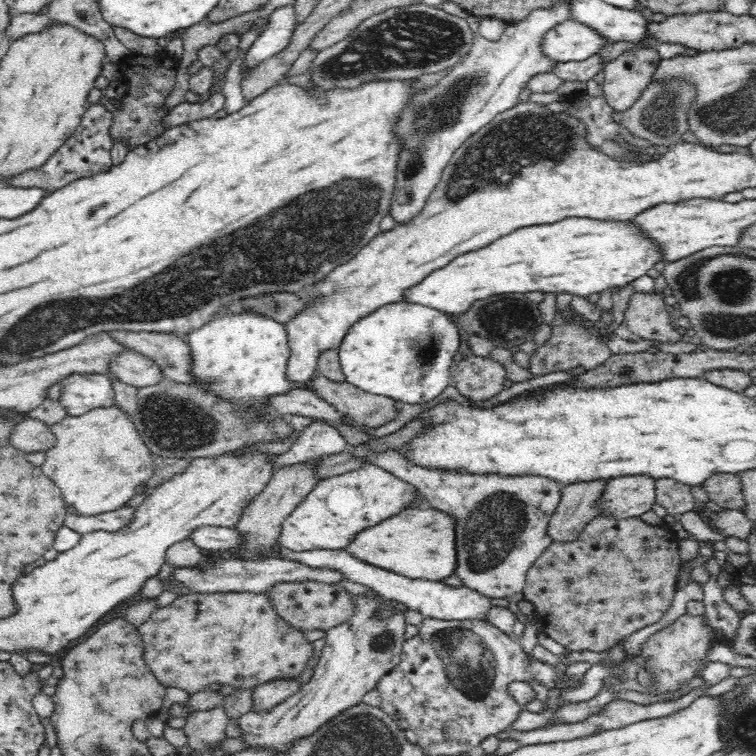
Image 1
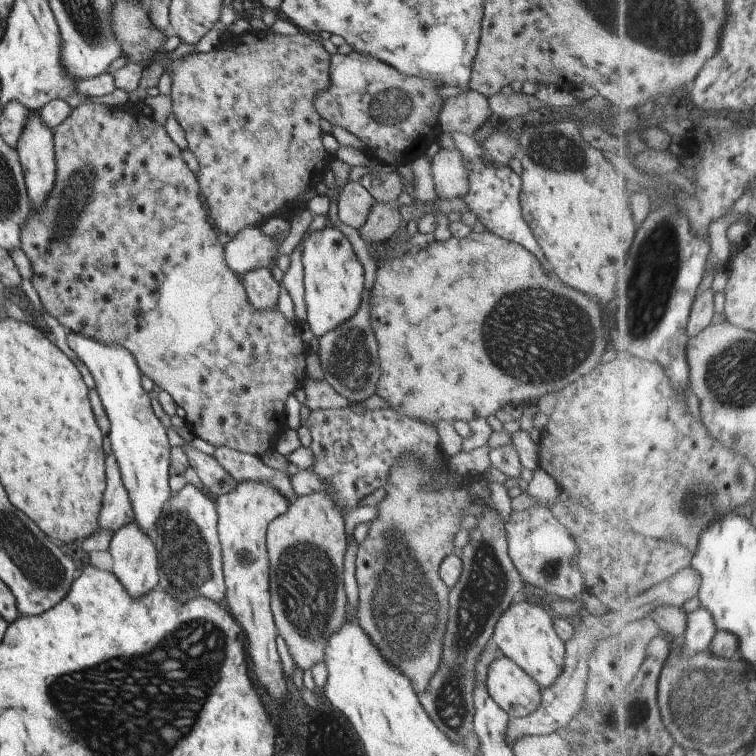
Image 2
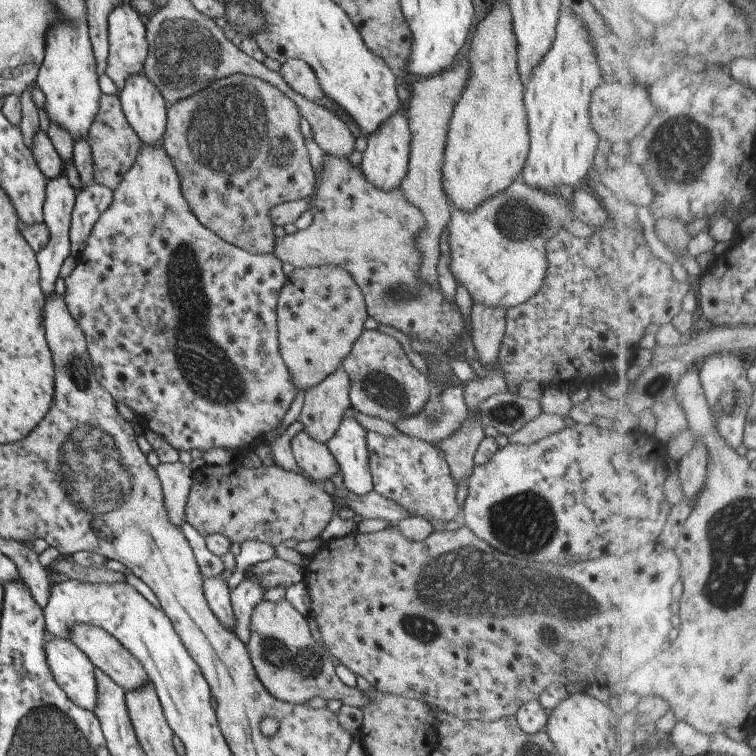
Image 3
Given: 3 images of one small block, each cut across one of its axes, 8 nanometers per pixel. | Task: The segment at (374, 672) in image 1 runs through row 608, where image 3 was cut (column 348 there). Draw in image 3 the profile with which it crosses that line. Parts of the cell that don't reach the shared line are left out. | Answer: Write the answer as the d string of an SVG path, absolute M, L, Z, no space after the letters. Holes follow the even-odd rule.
M363 329L349 354L340 364L349 381L350 407L361 414L394 423L395 419L415 414L427 400L427 378L411 365L399 343L375 329Z

